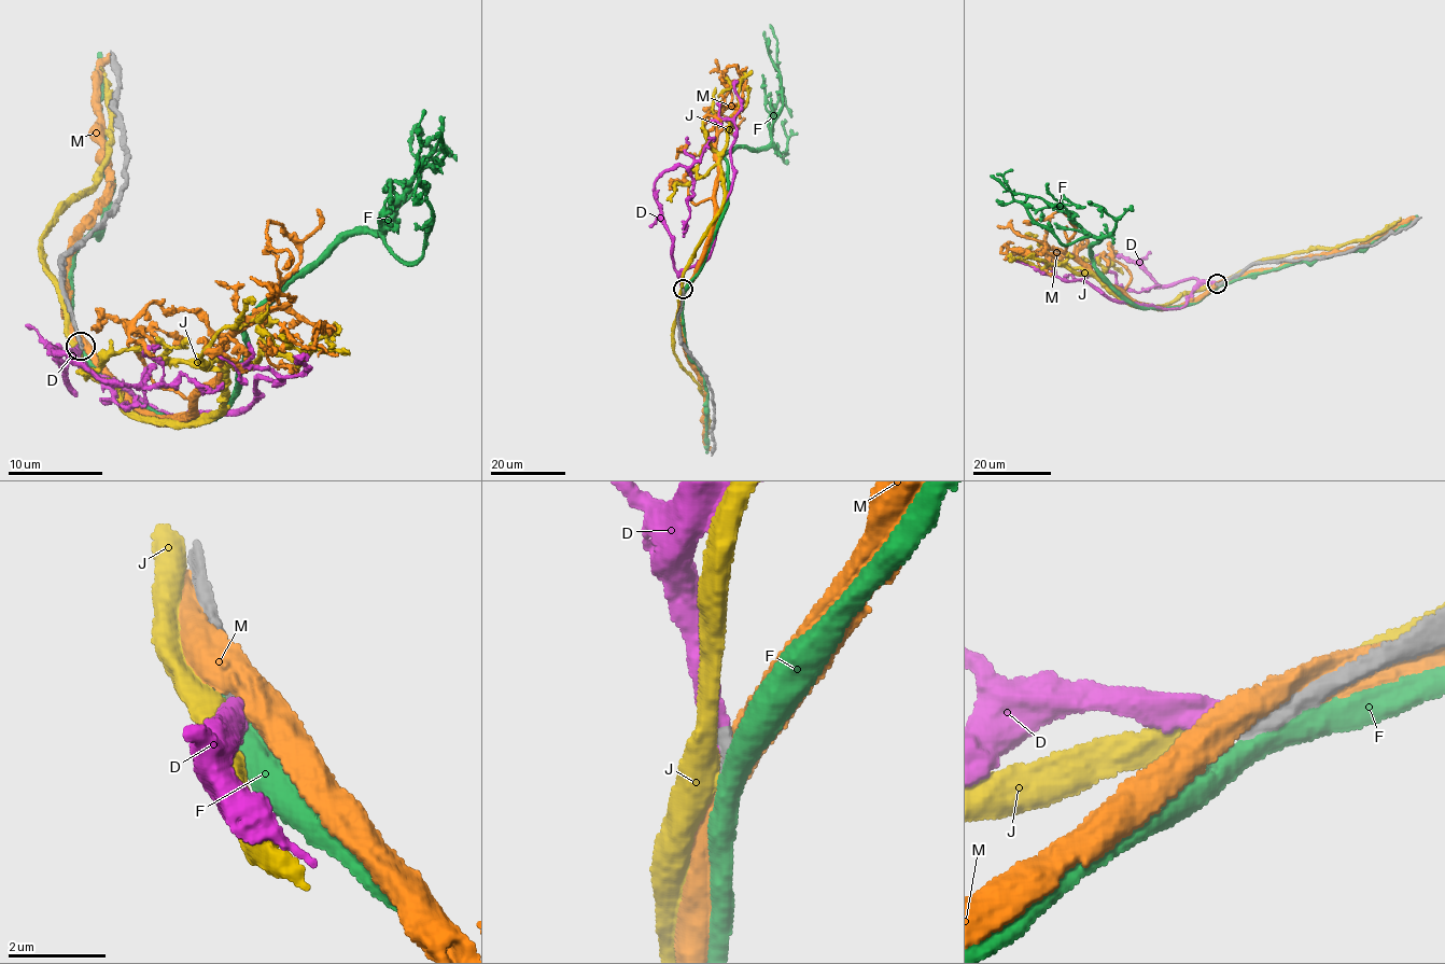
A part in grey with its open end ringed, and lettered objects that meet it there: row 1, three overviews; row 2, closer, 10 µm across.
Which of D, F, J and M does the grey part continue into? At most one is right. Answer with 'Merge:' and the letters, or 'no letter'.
Merge: D

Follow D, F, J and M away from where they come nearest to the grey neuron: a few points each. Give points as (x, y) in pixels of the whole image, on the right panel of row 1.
D: (1217, 282), (1160, 285), (1111, 254), (1088, 271), (1111, 271), (1117, 288), (1136, 292), (1160, 284)
F: (1221, 283), (1187, 305), (1133, 305), (1095, 267), (1100, 237), (1064, 245), (1012, 197), (1012, 169)
J: (1219, 283), (1139, 308), (1121, 299), (1095, 276), (1052, 265), (1039, 268), (1021, 255), (1032, 248)
M: (1222, 281), (1180, 305), (1136, 304), (1067, 254), (1046, 245), (1041, 252), (1001, 252), (1013, 243)

